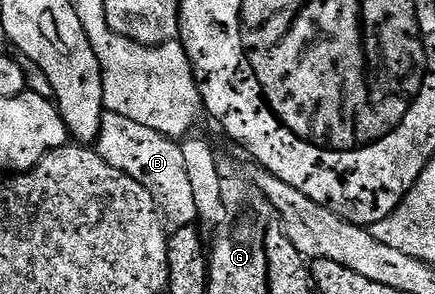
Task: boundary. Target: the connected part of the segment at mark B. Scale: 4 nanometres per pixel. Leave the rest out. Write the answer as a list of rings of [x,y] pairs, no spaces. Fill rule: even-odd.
[[[106,112],[102,116],[96,149],[100,157],[112,164],[112,168],[120,168],[128,176],[132,176],[132,180],[144,184],[144,188],[152,192],[165,225],[170,230],[179,230],[198,222],[192,183],[184,168],[184,152],[175,139],[165,138],[160,132],[138,124],[128,116]]]

